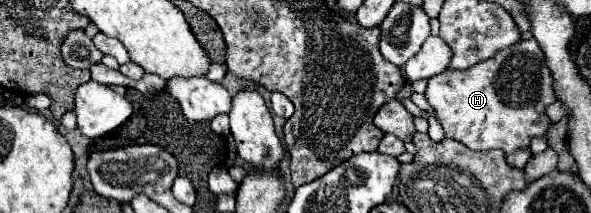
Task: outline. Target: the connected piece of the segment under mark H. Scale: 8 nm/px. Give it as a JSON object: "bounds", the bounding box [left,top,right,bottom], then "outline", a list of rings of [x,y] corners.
{"bounds":[425,38,557,154],"outline":[[[535,38],[521,40],[497,52],[493,58],[487,58],[485,62],[477,62],[477,66],[471,66],[469,70],[445,70],[429,78],[425,98],[435,108],[447,138],[463,142],[471,150],[499,148],[505,154],[513,154],[519,148],[527,148],[533,136],[547,134],[551,120],[545,116],[545,106],[557,100],[553,92],[553,78],[549,74],[549,68],[545,66],[543,50],[539,48]]]}

